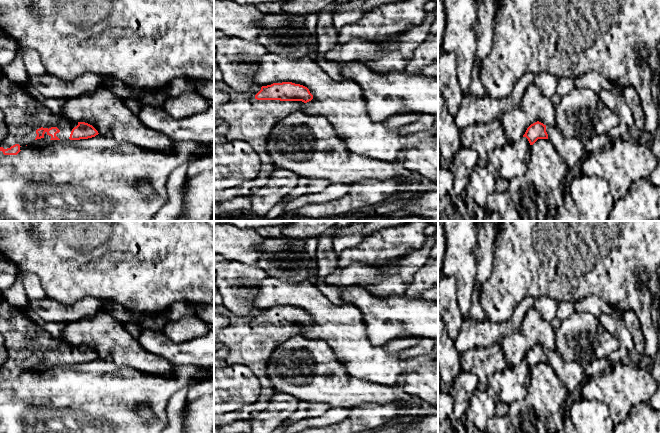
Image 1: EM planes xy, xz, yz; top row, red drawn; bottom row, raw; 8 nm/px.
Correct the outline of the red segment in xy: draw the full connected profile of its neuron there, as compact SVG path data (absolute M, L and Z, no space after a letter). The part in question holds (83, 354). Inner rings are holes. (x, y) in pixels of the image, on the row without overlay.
M78 346L78 349L71 355L70 364L88 363L98 359L98 355L90 348Z

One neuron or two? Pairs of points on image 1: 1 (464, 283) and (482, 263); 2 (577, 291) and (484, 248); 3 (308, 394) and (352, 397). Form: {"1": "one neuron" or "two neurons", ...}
{"1": "two neurons", "2": "two neurons", "3": "one neuron"}

